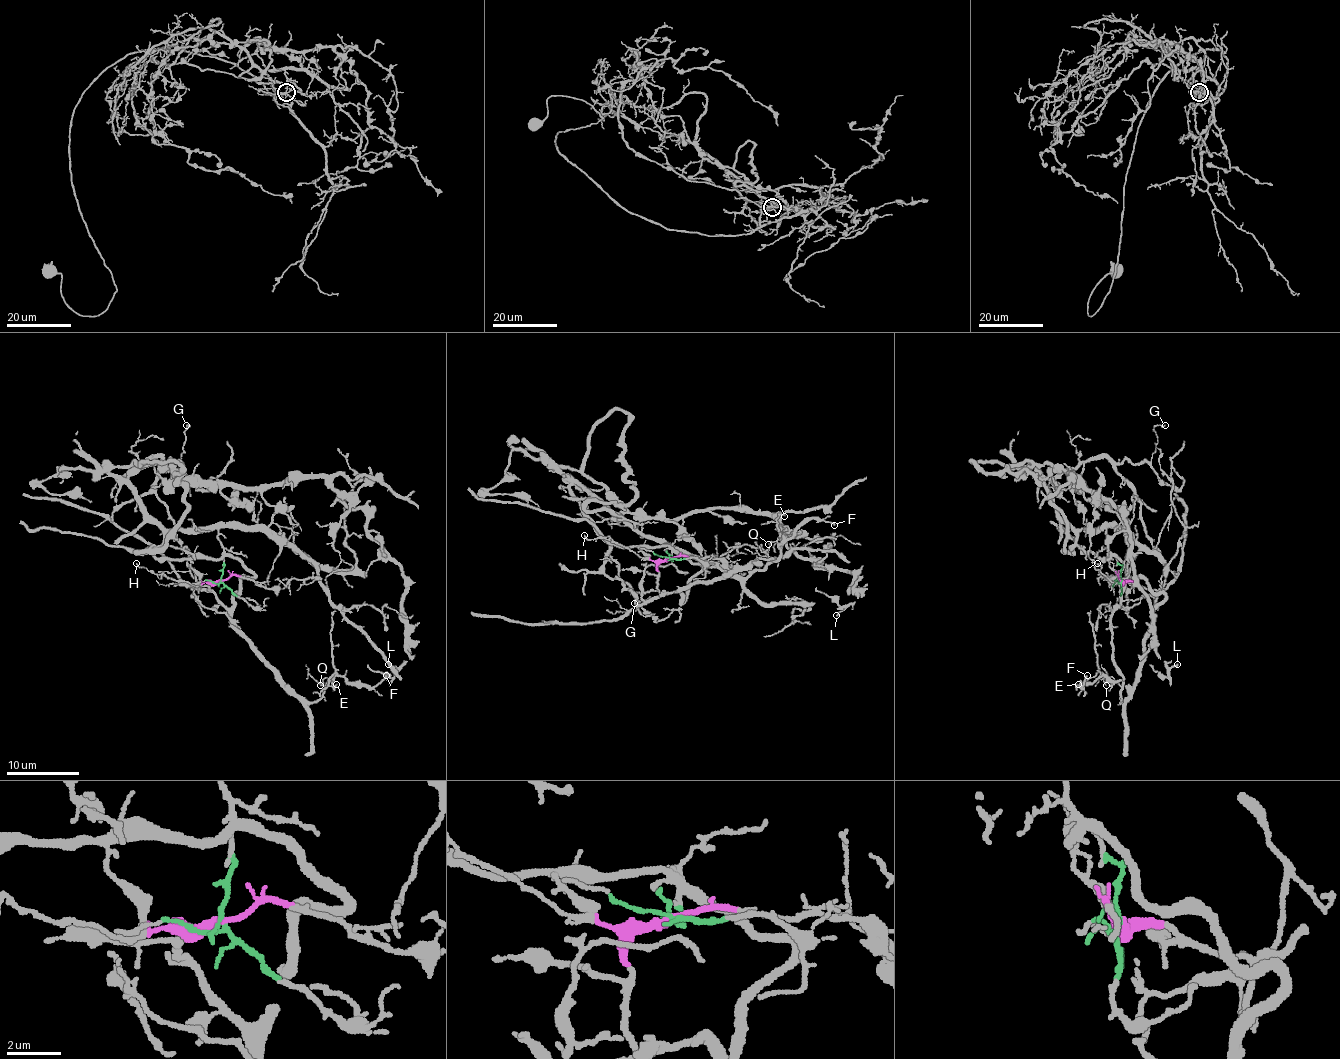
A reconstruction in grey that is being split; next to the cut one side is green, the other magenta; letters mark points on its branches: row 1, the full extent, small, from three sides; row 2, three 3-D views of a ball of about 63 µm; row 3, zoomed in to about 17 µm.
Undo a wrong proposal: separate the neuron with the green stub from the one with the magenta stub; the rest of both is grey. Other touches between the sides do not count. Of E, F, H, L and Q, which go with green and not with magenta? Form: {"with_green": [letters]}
{"with_green": ["L"]}

